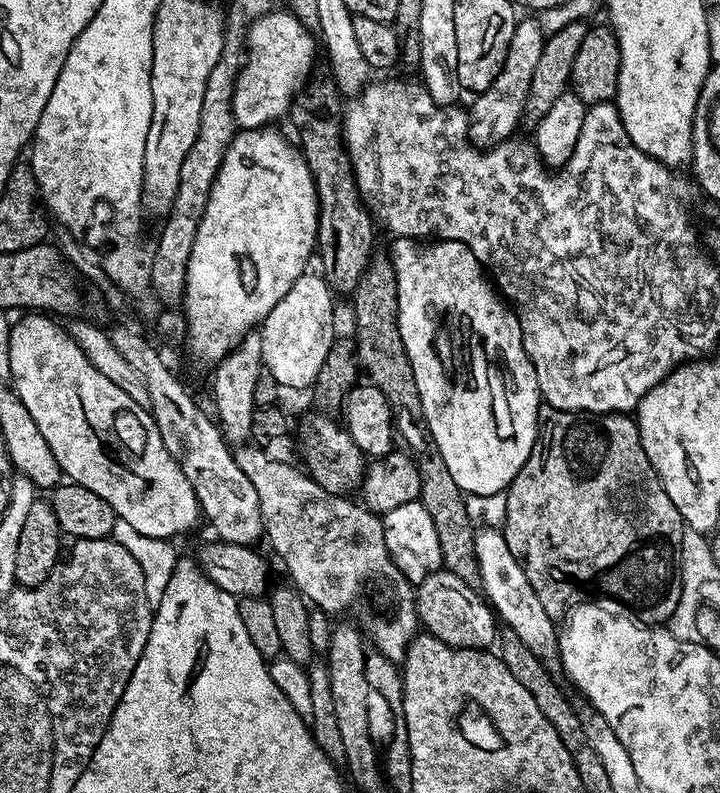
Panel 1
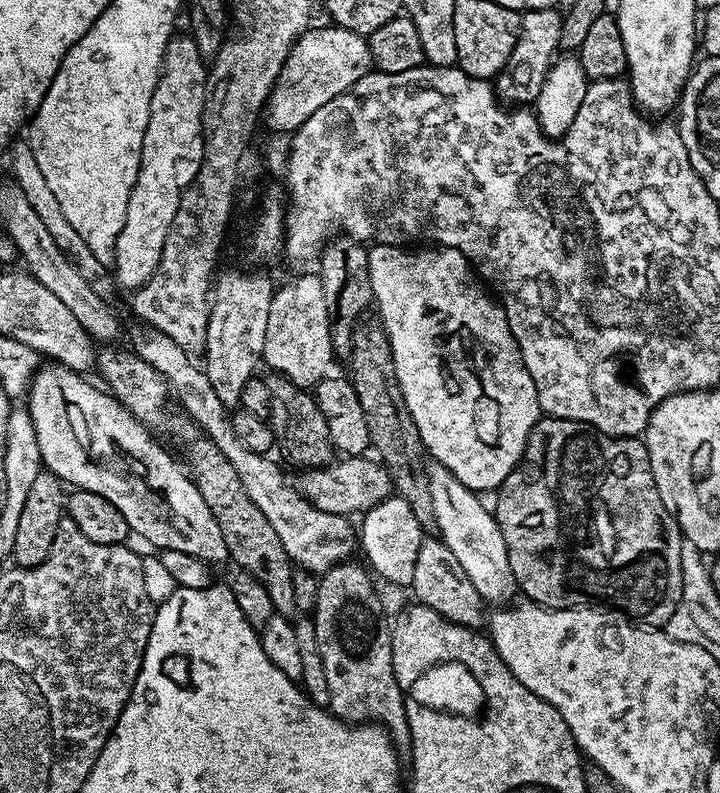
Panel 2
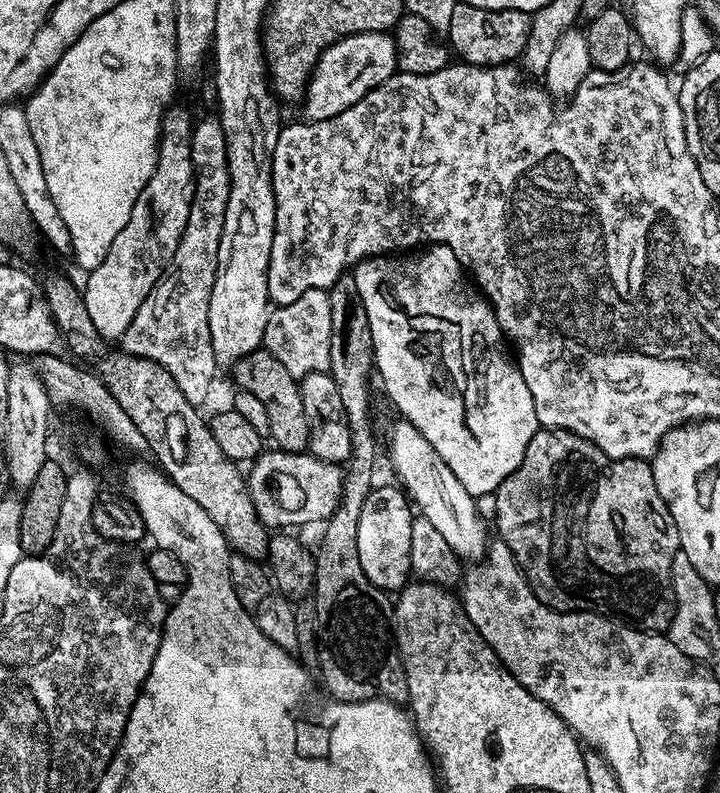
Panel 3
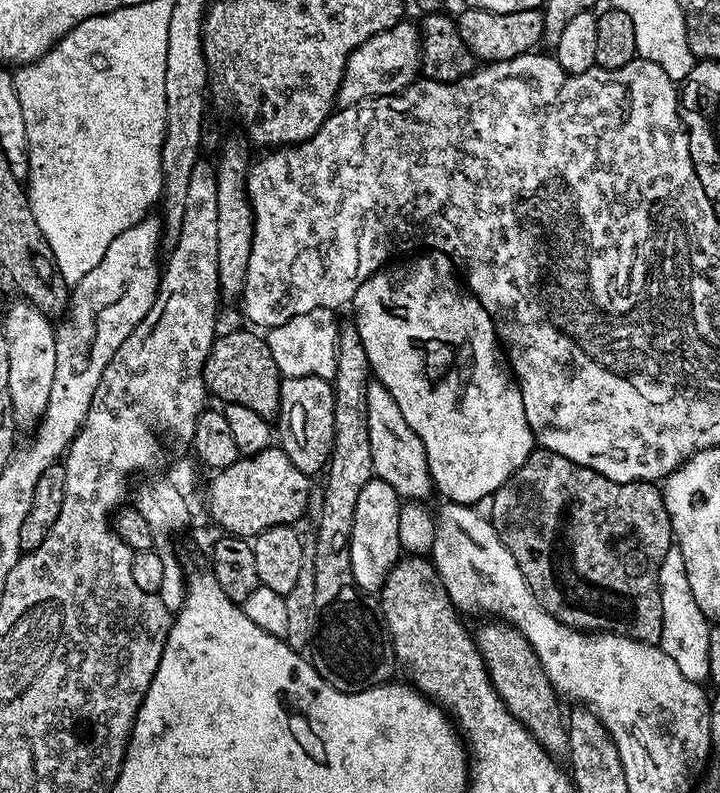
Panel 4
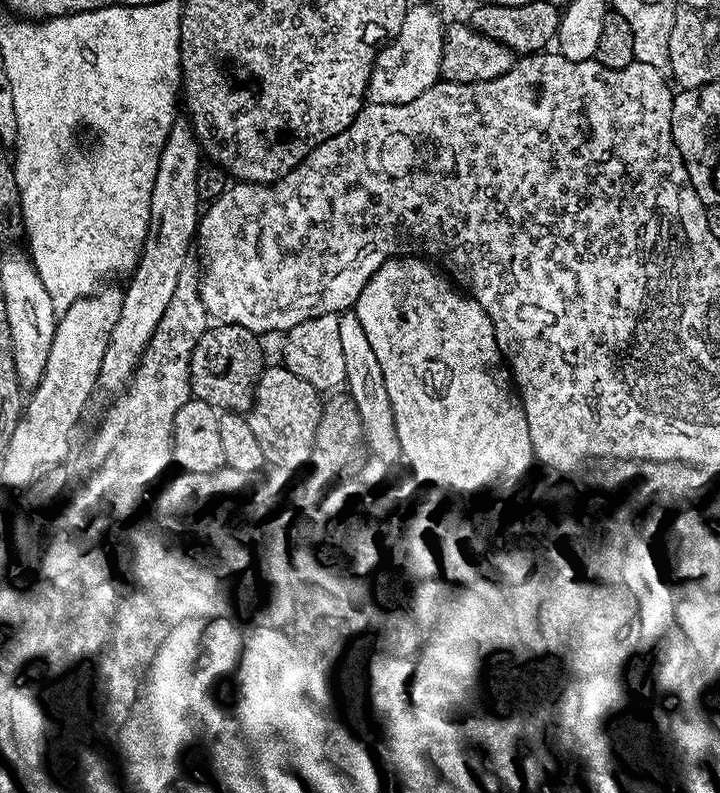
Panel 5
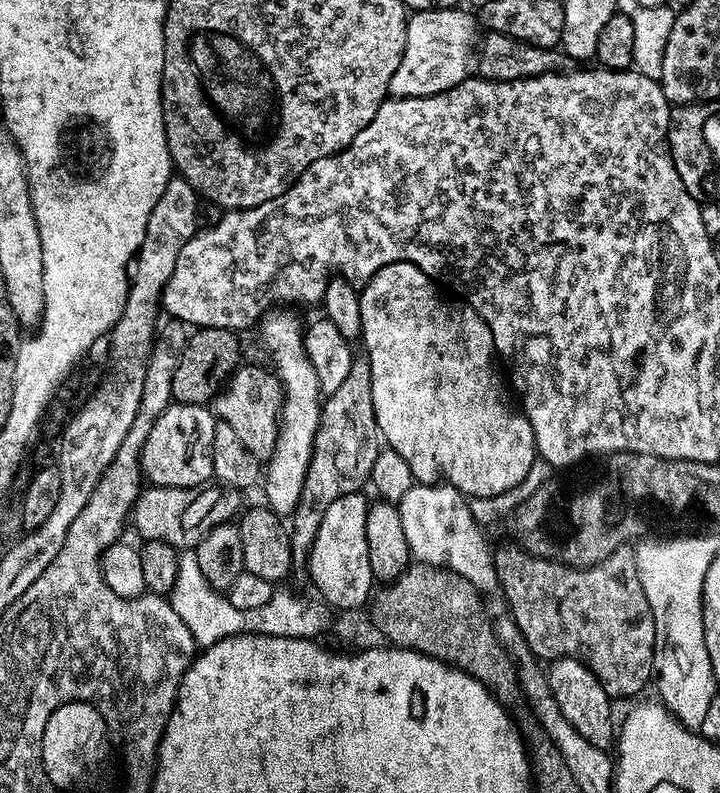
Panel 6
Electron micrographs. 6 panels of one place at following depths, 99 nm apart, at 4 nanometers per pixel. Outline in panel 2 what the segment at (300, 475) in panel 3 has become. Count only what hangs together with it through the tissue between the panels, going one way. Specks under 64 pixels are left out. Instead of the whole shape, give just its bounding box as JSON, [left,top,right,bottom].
[298,455,393,517]

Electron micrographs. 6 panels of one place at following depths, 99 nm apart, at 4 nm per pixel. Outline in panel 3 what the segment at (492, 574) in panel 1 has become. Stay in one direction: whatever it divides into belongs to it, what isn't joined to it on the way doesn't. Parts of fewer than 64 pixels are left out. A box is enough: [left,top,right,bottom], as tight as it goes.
[388,419,490,561]

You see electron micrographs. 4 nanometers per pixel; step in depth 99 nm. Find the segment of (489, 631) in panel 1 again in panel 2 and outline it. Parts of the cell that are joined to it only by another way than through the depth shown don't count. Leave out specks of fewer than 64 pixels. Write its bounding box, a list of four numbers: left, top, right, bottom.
[410,536,486,629]

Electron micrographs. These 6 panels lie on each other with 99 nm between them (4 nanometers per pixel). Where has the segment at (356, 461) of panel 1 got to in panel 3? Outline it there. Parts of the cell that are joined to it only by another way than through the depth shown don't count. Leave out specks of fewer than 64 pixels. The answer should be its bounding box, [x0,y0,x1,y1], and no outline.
[234,346,308,452]

